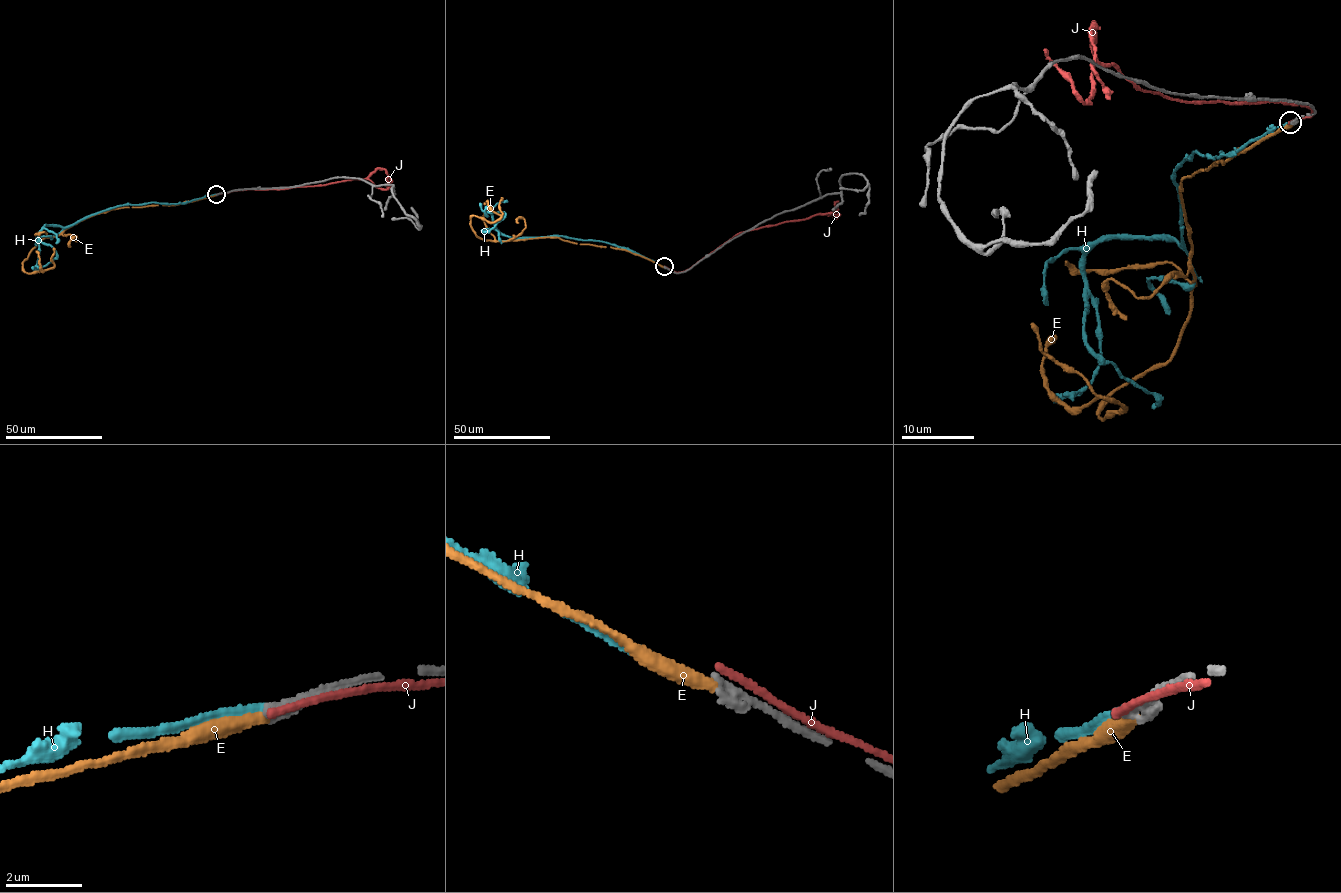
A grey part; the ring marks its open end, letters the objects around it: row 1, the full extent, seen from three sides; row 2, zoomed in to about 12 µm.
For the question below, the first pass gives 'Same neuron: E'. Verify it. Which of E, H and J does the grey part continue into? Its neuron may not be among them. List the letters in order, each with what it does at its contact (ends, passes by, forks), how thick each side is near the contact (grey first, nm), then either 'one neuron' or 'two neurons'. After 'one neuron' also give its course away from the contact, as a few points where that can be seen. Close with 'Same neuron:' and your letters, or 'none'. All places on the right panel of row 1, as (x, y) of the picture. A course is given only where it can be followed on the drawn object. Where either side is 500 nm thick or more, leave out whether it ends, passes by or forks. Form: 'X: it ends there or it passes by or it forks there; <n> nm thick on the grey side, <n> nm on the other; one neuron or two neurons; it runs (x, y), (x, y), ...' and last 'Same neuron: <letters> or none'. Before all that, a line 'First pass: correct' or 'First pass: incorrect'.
First pass: incorrect
E: it ends there; 340 nm thick on the grey side, 340 nm on the other; two neurons
H: it ends there; 360 nm thick on the grey side, 200 nm on the other; two neurons
J: it passes by; 240 nm thick on the grey side, 180 nm on the other; two neurons
Same neuron: none

